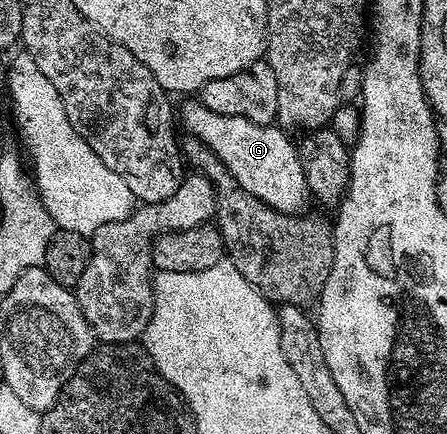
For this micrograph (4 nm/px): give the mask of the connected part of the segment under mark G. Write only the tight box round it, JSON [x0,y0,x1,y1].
[181,100,312,214]

